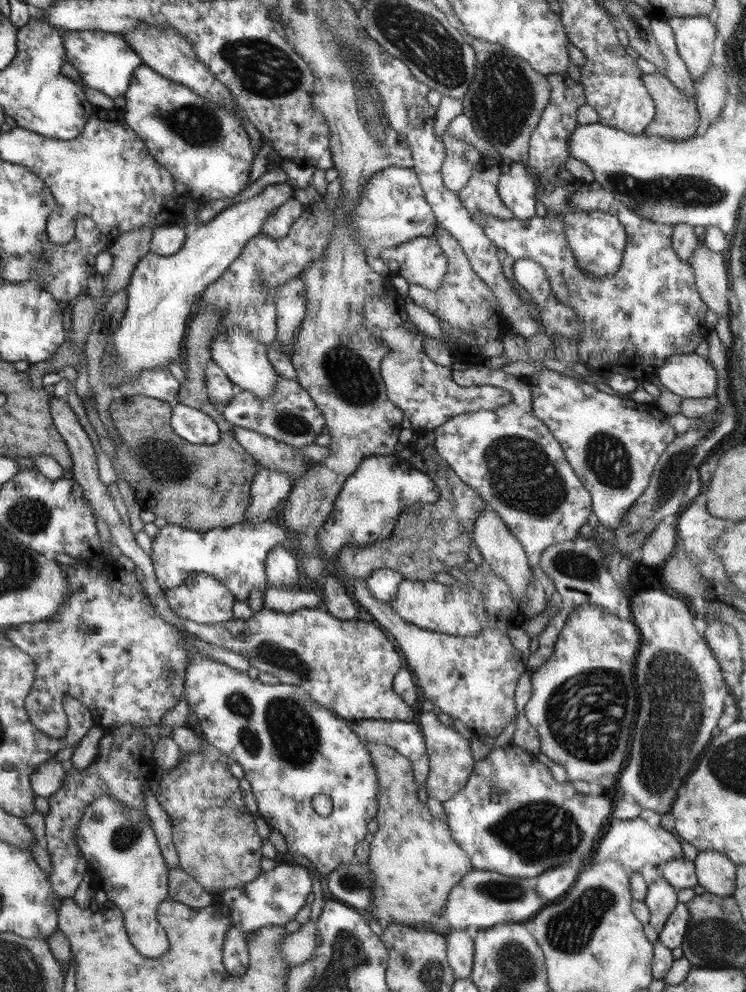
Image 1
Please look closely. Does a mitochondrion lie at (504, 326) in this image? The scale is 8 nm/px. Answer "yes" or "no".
no

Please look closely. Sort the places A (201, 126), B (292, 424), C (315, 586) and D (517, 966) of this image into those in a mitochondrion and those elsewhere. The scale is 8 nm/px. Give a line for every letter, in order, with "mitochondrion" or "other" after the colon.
A: mitochondrion
B: mitochondrion
C: other
D: mitochondrion

